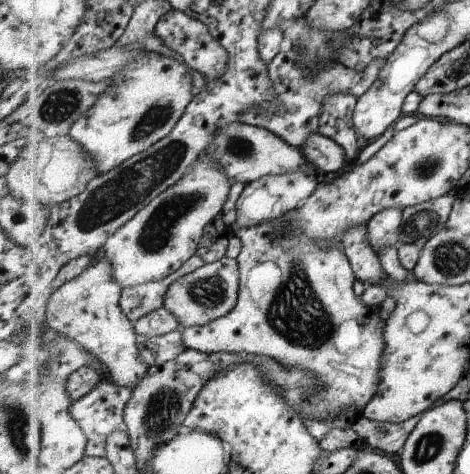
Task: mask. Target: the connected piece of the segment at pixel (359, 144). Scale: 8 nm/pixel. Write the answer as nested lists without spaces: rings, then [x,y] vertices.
[[[349,92],[329,94],[323,102],[323,112],[318,133],[336,140],[345,148],[345,158],[353,164],[357,161],[359,152],[369,141],[361,138],[353,126],[353,118],[358,98]]]

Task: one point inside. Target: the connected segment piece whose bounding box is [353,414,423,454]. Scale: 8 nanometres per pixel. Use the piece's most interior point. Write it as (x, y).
(389, 437)

